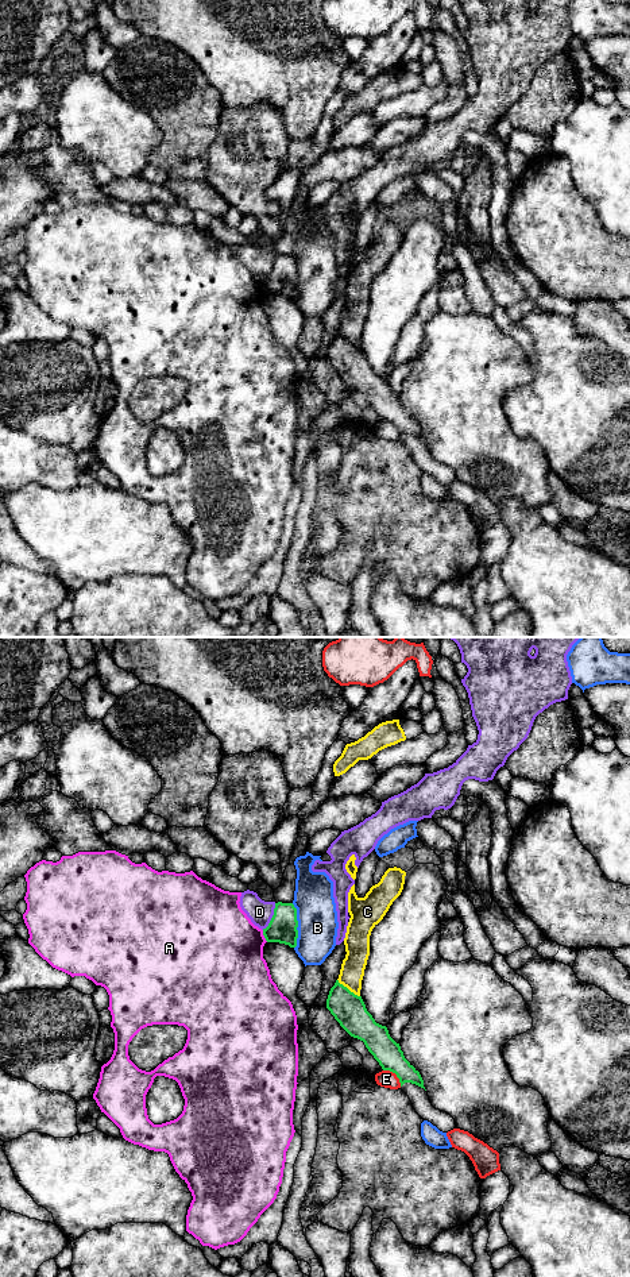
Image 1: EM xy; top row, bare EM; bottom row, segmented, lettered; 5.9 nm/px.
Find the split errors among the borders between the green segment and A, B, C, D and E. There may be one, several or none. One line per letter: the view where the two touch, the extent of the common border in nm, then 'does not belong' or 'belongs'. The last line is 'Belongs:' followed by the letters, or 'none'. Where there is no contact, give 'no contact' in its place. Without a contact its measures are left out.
A: xy | 80 nm | does not belong
B: xy | 280 nm | does not belong
C: xy | 170 nm | does not belong
D: xy | 180 nm | does not belong
E: xy | 150 nm | does not belong
Belongs: none

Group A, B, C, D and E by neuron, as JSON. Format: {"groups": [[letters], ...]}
{"groups": [["A"], ["B"], ["C", "E"], ["D"]]}

